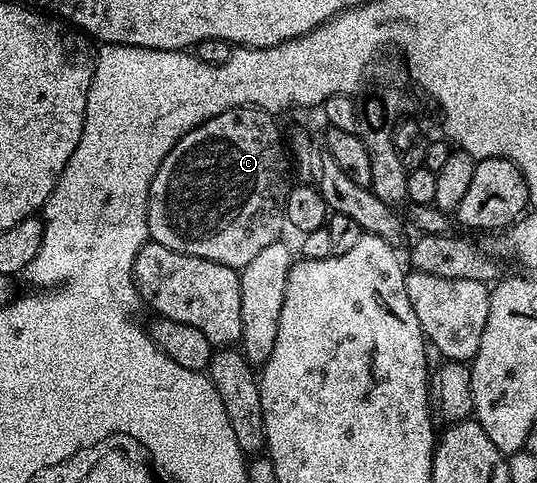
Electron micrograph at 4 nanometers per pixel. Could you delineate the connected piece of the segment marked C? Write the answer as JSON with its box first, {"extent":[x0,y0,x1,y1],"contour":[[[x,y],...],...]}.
{"extent":[149,106,291,271],"contour":[[[237,106],[234,110],[223,112],[214,118],[208,118],[203,124],[189,130],[167,152],[167,156],[159,164],[155,176],[149,185],[149,236],[152,241],[166,246],[168,250],[174,250],[180,254],[199,256],[203,260],[211,260],[215,264],[229,266],[232,270],[240,271],[242,266],[251,264],[256,254],[263,252],[267,244],[278,241],[282,237],[281,229],[286,229],[285,201],[291,189],[289,172],[291,176],[291,158],[287,153],[286,139],[281,139],[281,130],[272,113],[267,110],[258,110],[256,106]]]}

